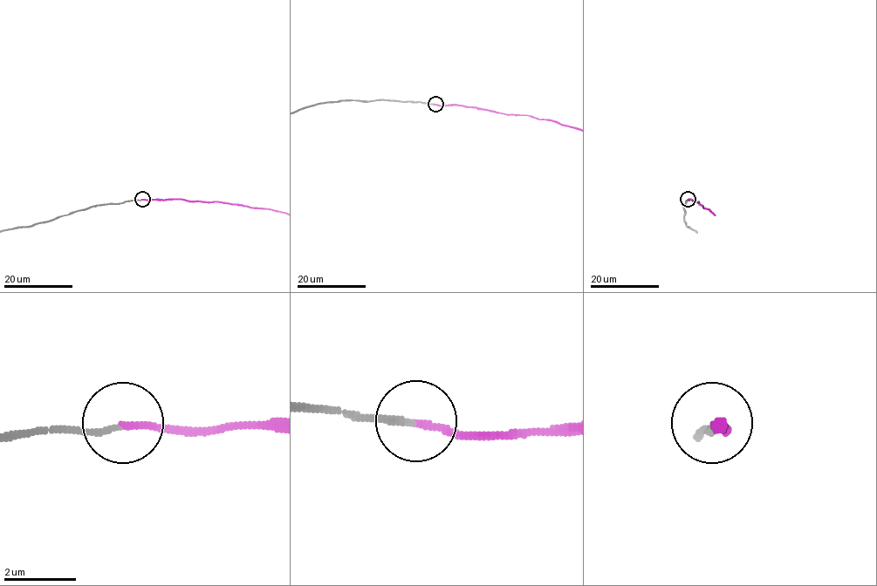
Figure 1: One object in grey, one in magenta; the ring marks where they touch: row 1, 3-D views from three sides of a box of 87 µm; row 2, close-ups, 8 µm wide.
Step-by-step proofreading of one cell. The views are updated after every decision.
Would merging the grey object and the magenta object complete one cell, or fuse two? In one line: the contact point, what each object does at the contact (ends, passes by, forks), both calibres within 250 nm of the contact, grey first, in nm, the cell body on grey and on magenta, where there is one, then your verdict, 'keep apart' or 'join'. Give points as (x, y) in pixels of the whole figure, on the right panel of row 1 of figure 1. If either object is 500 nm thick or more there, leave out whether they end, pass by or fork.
(688, 199) | grey ends | magenta ends | 160/170 nm | grey none | magenta none | join

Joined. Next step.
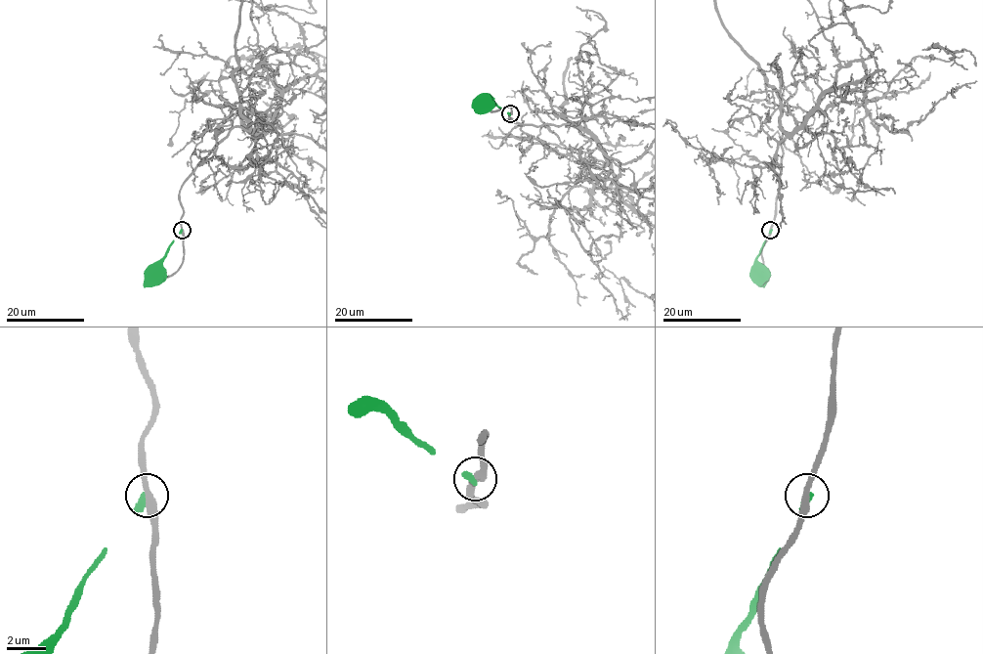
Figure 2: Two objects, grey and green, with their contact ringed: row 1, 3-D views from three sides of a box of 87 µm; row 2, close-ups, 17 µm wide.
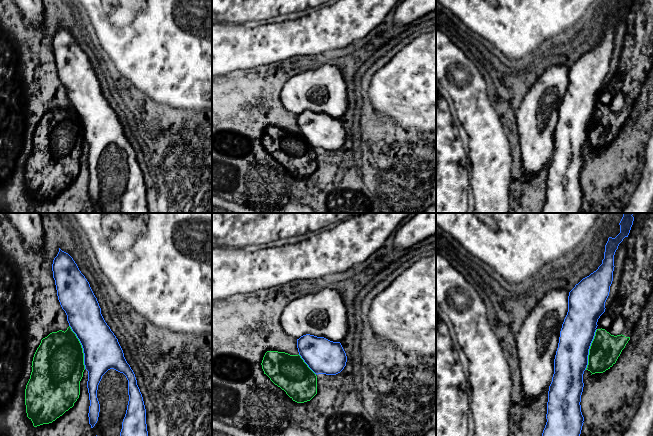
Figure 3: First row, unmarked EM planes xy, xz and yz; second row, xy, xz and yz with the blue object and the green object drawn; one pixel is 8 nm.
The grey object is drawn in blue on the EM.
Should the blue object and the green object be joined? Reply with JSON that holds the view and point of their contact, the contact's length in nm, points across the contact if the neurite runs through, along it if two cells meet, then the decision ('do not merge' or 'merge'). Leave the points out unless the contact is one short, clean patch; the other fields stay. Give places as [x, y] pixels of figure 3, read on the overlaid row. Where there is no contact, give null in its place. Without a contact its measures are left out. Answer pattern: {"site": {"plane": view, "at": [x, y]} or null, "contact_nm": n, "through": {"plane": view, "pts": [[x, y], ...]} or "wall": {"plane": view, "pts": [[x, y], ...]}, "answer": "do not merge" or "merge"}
{"site": {"plane": "xy", "at": [82, 347]}, "contact_nm": 380, "answer": "do not merge"}

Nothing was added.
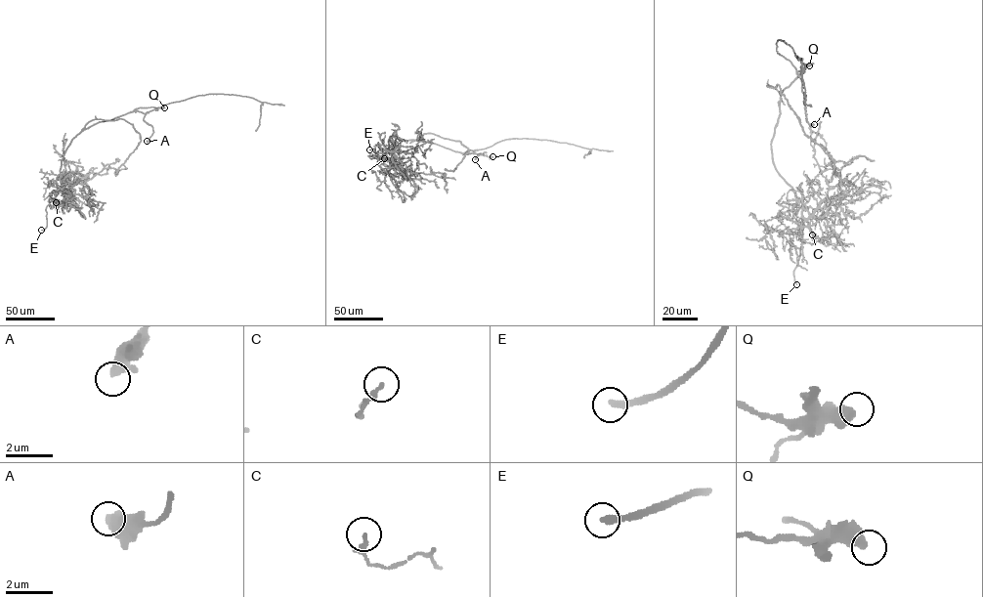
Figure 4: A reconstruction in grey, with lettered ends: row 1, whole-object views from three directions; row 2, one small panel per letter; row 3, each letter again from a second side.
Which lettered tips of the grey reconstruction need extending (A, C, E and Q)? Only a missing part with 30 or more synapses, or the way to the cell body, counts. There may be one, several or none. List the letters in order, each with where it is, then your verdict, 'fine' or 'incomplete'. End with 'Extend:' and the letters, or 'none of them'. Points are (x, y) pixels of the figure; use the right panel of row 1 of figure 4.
A: (814, 124) | fine
C: (812, 234) | fine
E: (796, 284) | incomplete
Q: (809, 65) | fine
Extend: E

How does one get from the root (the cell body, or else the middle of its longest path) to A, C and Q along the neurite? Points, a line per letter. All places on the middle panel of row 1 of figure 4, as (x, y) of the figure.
A: (439, 145), (456, 151), (471, 149), (471, 152), (481, 153), (475, 159)
C: (439, 145), (390, 136), (389, 151), (403, 165), (382, 168), (379, 165), (384, 158)
Q: (439, 145), (463, 153), (492, 156)

